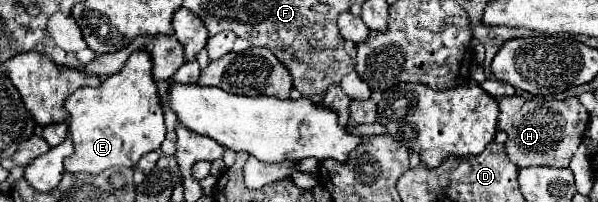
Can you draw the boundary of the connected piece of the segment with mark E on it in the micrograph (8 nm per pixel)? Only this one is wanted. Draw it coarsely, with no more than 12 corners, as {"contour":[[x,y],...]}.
{"contour":[[150,56],[66,98],[66,172],[136,166],[166,128]]}

